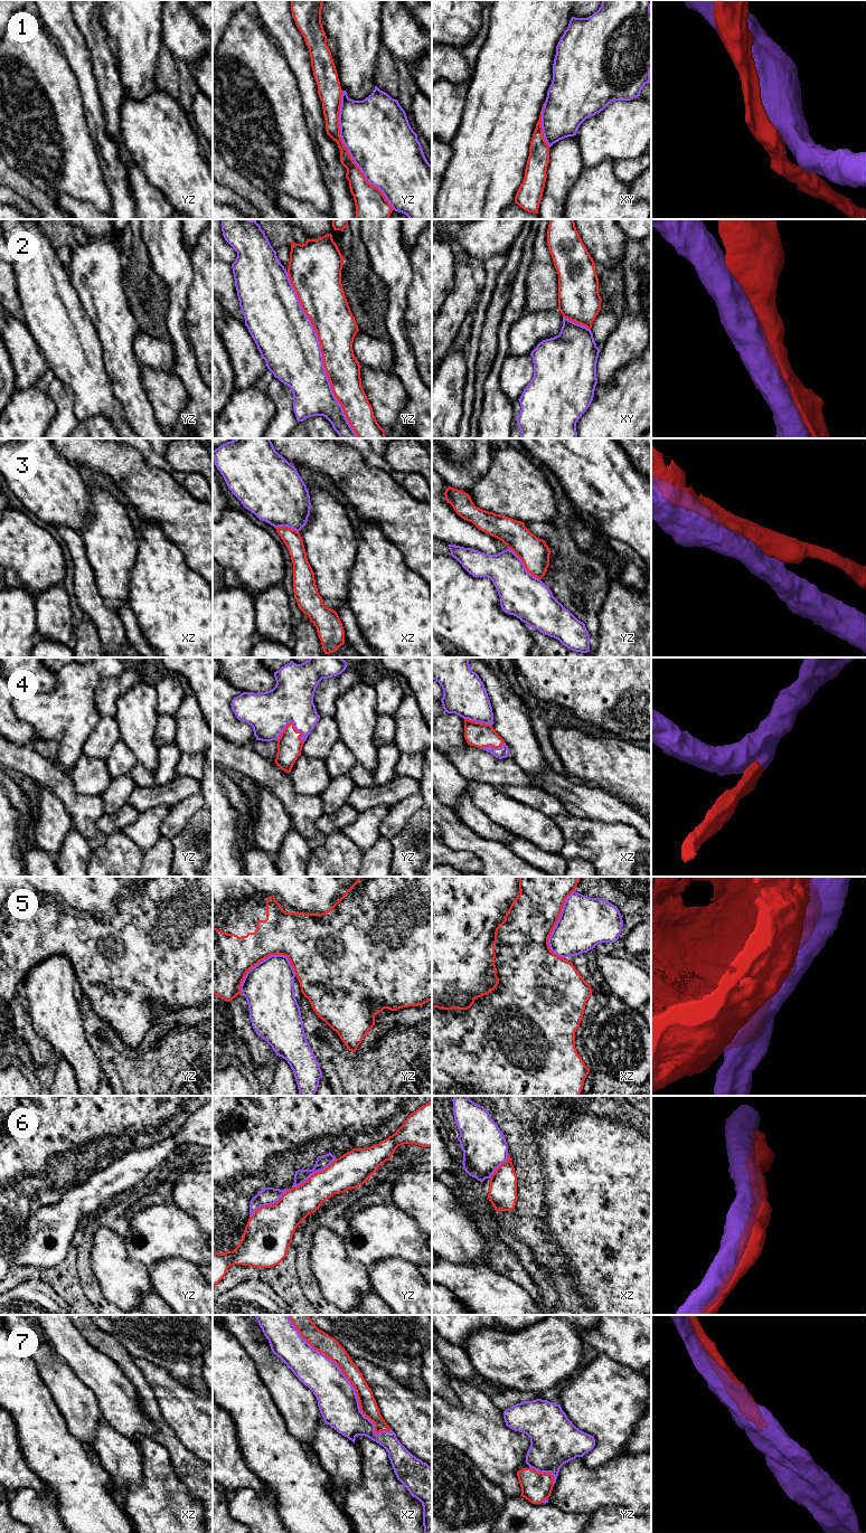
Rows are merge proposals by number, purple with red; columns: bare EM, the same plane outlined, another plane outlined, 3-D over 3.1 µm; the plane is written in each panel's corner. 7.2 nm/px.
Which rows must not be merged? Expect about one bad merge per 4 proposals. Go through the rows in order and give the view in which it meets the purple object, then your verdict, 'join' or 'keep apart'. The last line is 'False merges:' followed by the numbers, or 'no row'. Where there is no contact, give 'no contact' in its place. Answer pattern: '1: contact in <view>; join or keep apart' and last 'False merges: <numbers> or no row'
1: contact in yz; keep apart
2: contact in yz; join
3: contact in yz; join
4: contact in yz; join
5: contact in yz; keep apart
6: contact in yz; join
7: contact in xz; join
False merges: 1, 5

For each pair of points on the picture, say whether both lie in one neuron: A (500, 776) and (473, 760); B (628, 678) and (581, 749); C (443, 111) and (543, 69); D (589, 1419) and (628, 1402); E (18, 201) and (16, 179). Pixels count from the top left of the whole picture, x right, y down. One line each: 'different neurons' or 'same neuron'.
A: same neuron
B: different neurons
C: different neurons
D: same neuron
E: different neurons

